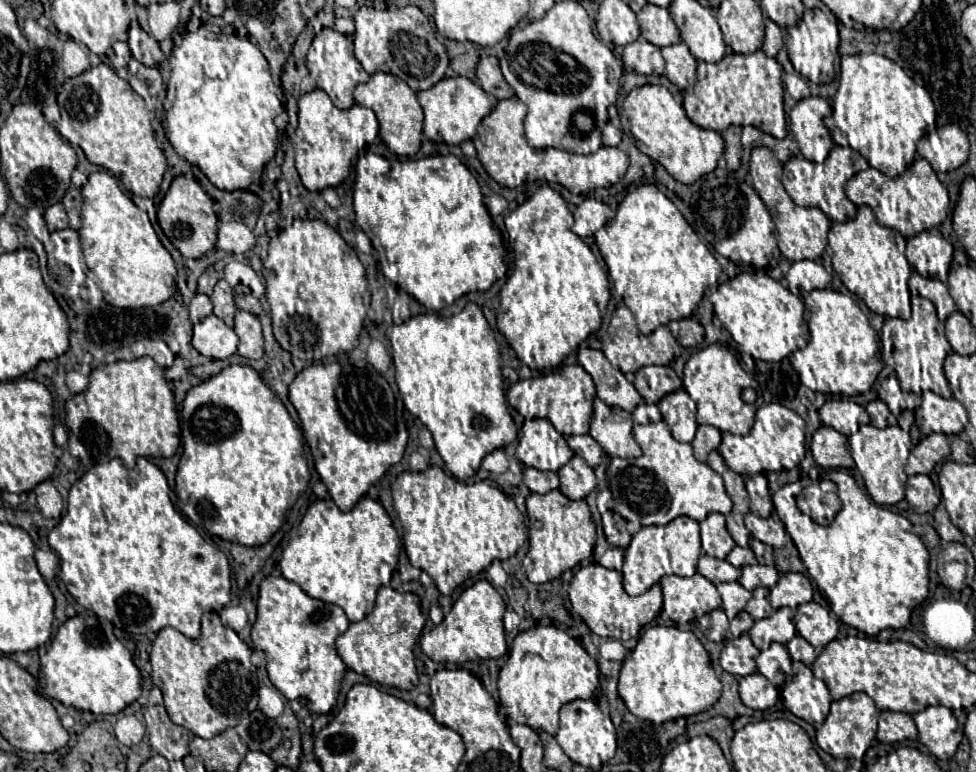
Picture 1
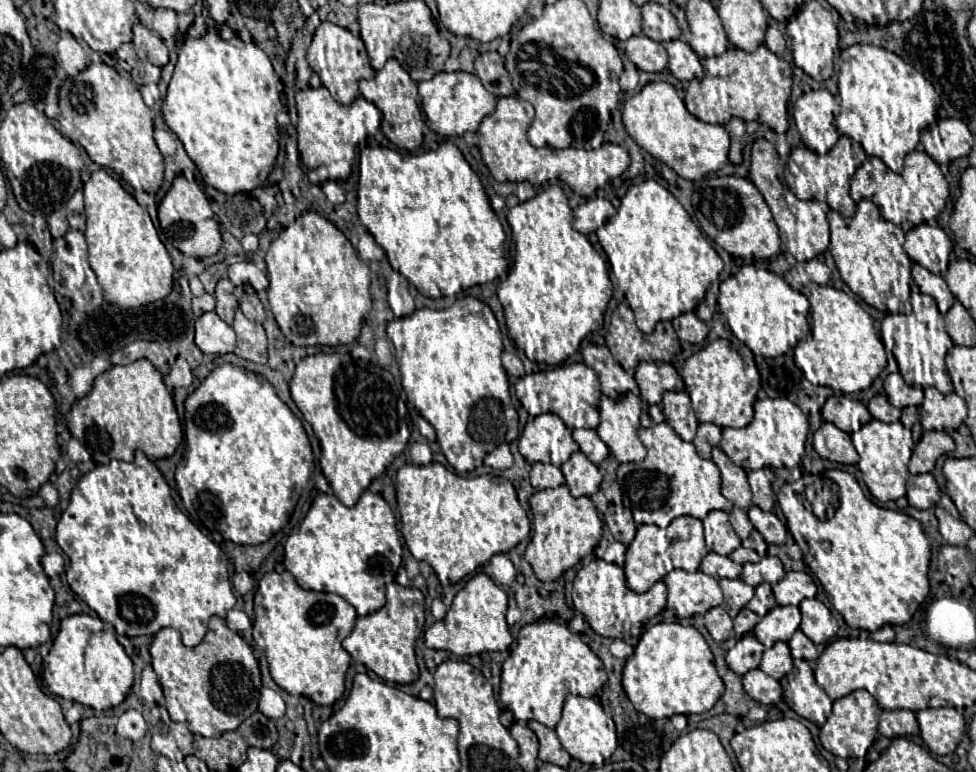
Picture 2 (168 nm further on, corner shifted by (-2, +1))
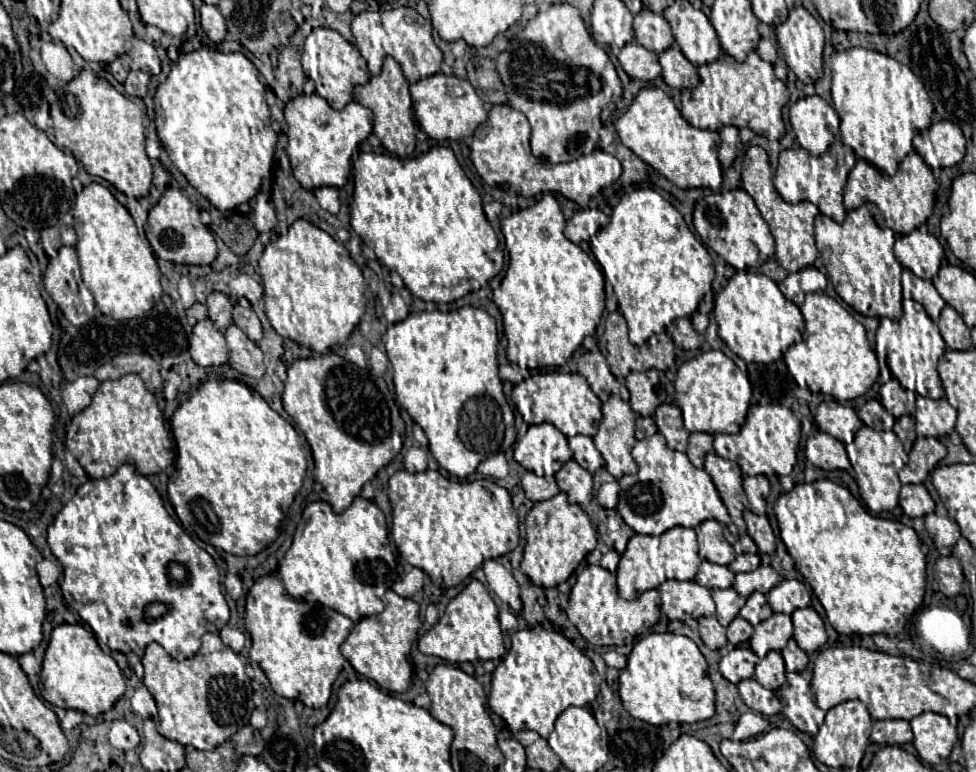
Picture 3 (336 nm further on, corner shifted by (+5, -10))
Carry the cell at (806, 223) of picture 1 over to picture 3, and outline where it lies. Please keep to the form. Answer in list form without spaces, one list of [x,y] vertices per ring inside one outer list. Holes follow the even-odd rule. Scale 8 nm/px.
[[[751,146],[745,152],[741,172],[742,187],[755,200],[761,216],[769,224],[775,244],[777,244],[777,262],[787,270],[787,272],[797,272],[807,266],[811,266],[819,252],[815,248],[815,234],[813,234],[813,220],[819,214],[817,206],[811,202],[801,202],[801,204],[787,204],[775,190],[773,186],[773,172],[769,168],[769,158],[767,152],[761,146]]]

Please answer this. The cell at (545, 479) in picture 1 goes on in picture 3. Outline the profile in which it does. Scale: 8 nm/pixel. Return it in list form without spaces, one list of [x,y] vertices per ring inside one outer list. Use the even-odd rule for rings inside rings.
[[[525,472],[525,476],[521,478],[521,486],[531,502],[543,502],[559,494],[559,486],[553,476],[537,476],[533,472]]]

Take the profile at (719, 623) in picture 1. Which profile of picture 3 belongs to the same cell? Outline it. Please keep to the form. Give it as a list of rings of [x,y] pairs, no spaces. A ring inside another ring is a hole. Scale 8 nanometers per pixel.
[[[715,616],[699,618],[699,634],[701,634],[701,640],[705,642],[705,646],[711,650],[719,650],[727,644],[725,628],[717,622]]]

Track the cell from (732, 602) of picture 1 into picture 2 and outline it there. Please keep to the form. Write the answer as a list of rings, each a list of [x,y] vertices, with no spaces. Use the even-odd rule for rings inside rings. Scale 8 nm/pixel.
[[[722,579],[720,581],[720,589],[724,593],[724,603],[722,607],[726,609],[726,613],[734,619],[738,615],[738,611],[742,607],[746,607],[746,603],[754,597],[754,587],[750,587],[748,583],[744,583],[742,579]]]

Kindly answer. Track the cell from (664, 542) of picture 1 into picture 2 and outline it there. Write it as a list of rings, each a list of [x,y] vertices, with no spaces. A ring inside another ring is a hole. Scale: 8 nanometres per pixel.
[[[684,515],[674,519],[666,529],[660,529],[656,525],[642,525],[636,531],[636,537],[626,551],[626,565],[624,565],[626,583],[632,591],[646,593],[656,581],[660,581],[673,569],[698,571],[704,555],[706,555],[706,545],[704,545],[704,531],[700,519]]]

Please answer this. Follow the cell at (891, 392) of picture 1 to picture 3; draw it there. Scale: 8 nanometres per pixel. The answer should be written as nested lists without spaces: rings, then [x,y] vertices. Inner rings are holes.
[[[896,378],[881,386],[879,399],[895,418],[915,412],[916,393],[904,389]]]

